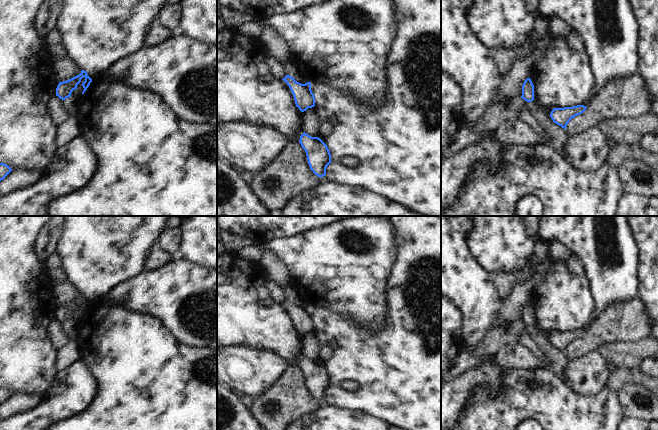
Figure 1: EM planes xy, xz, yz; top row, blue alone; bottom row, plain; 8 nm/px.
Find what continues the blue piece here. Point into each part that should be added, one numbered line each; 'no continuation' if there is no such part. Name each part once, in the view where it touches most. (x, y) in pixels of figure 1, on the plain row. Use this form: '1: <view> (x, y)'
no continuation

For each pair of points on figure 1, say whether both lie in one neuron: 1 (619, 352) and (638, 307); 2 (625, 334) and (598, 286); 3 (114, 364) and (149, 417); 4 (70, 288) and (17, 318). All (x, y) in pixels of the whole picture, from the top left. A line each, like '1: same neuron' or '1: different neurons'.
1: different neurons
2: different neurons
3: same neuron
4: different neurons

